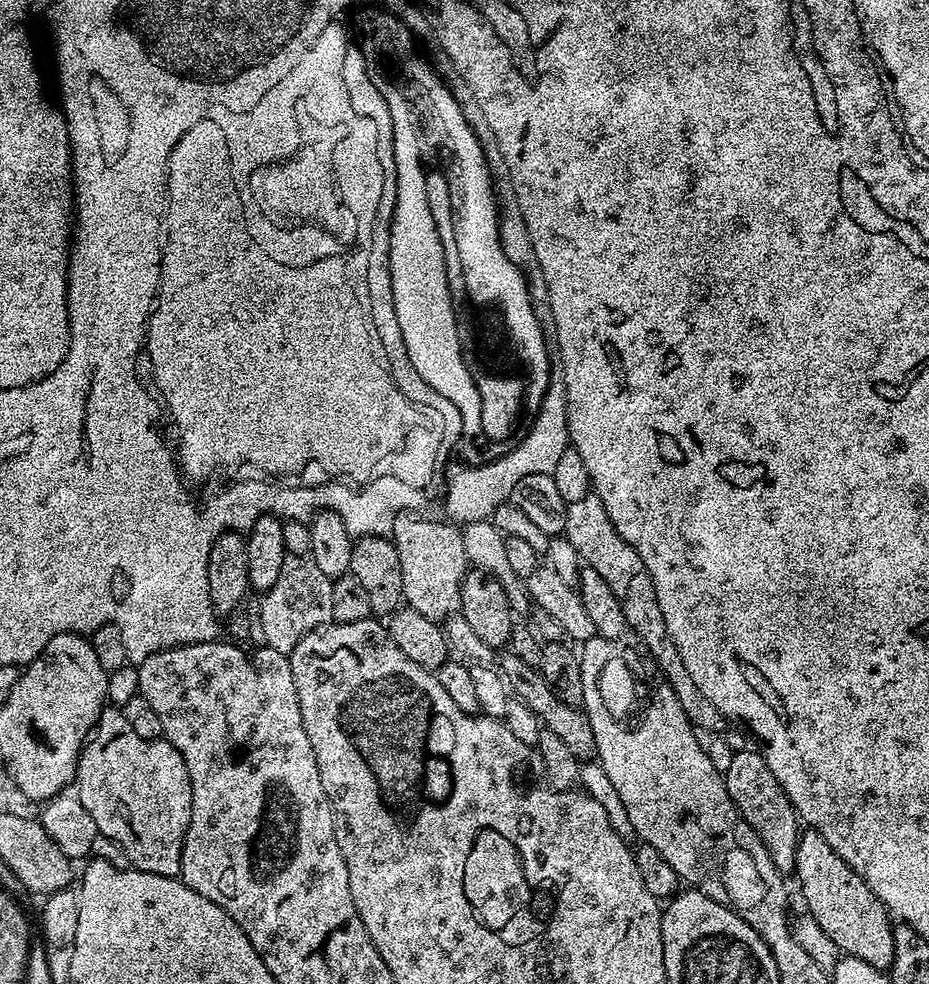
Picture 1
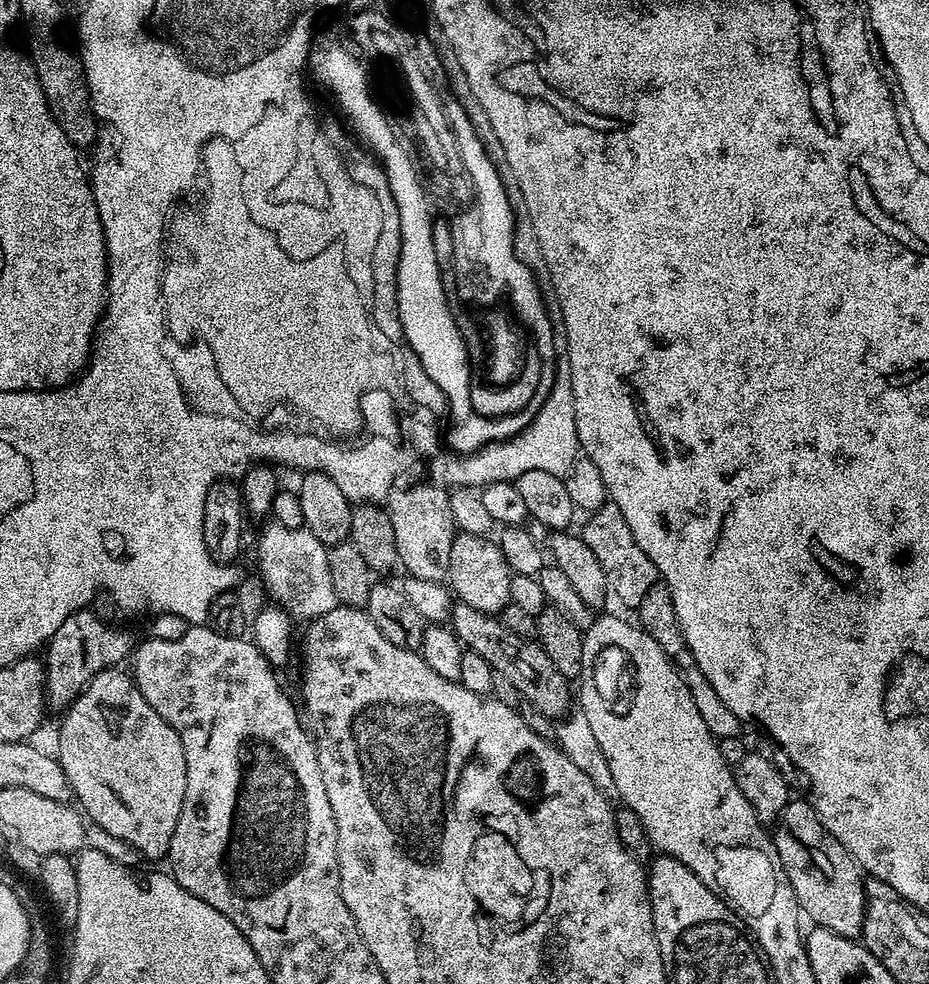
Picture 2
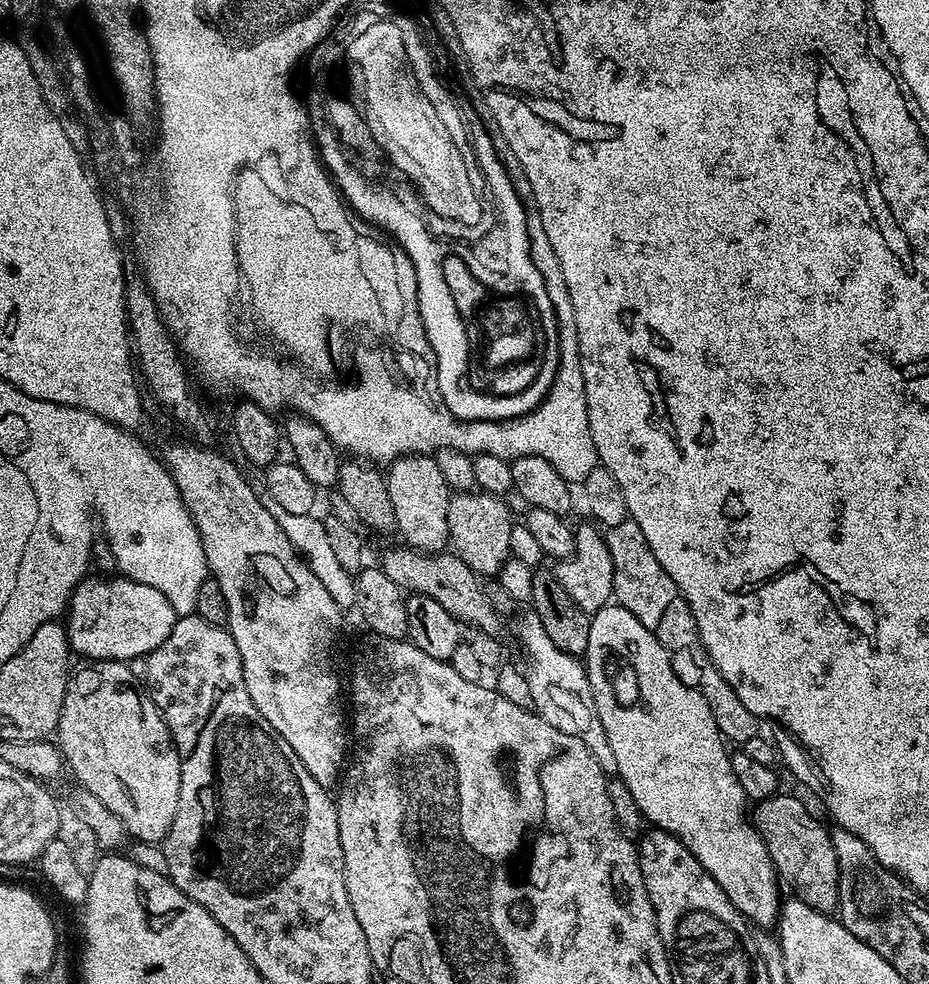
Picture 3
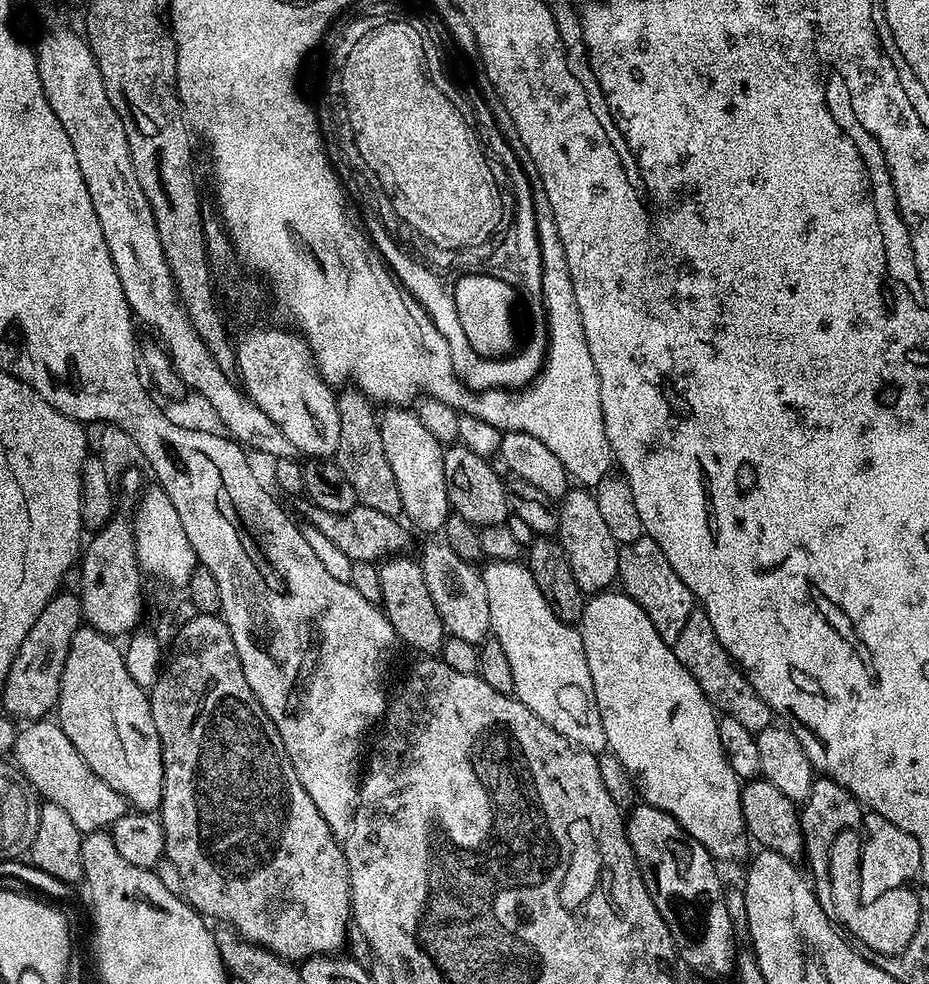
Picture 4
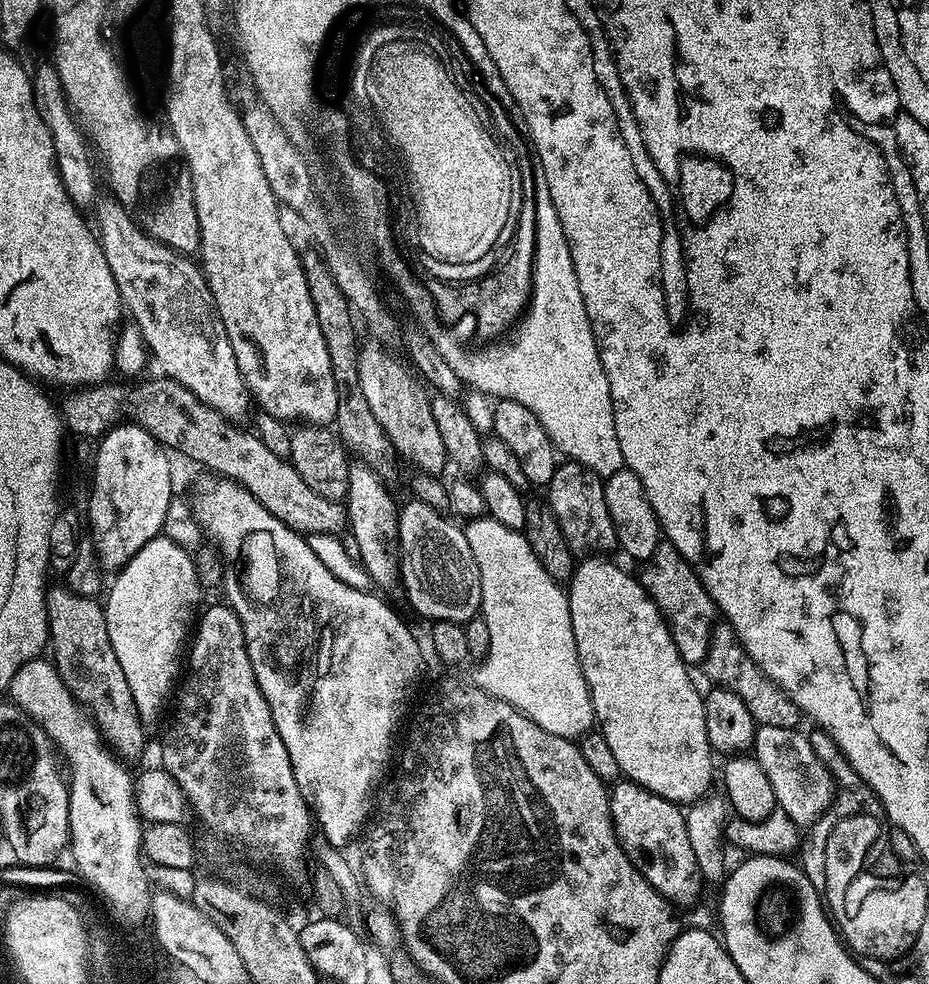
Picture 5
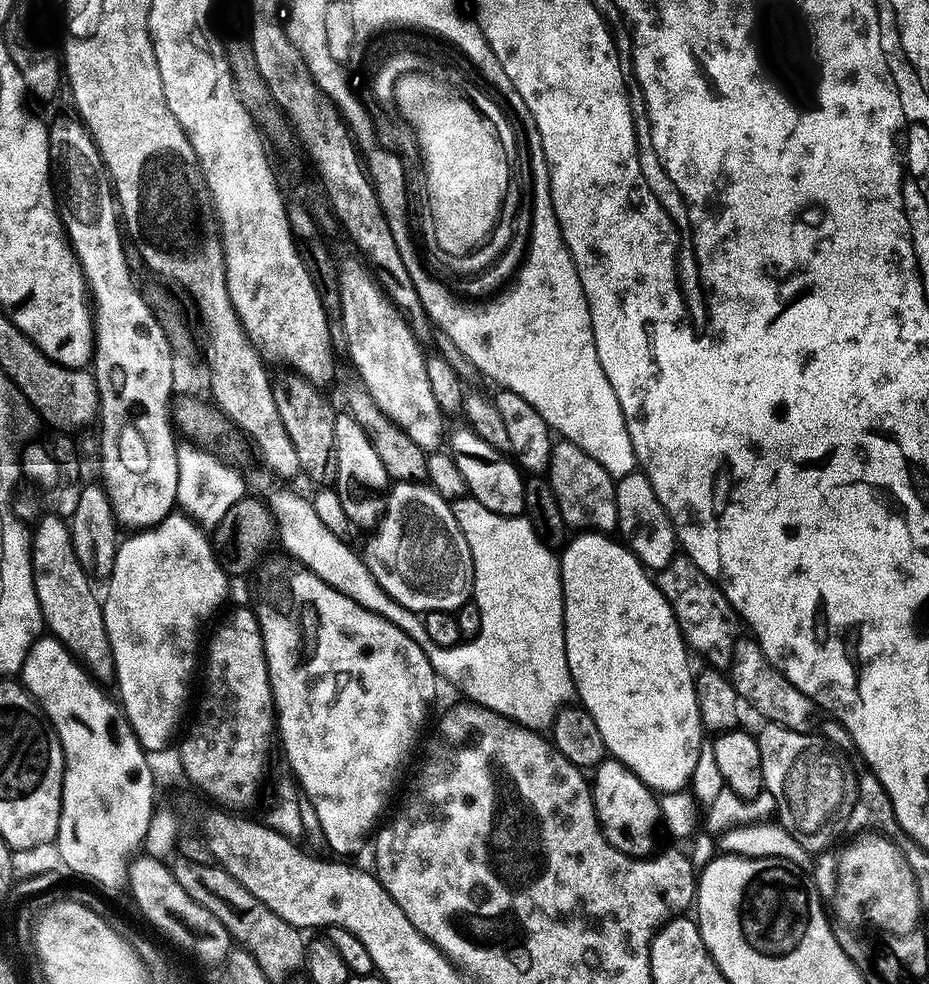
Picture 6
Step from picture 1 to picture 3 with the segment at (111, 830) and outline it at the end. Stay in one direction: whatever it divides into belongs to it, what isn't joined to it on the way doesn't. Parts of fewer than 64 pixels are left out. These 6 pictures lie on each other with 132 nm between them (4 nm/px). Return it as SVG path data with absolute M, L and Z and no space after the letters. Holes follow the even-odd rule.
M94 660L81 665L68 677L62 718L54 733L60 755L70 772L72 768L76 775L75 783L94 794L98 802L102 802L102 806L107 806L113 814L118 814L133 841L160 844L170 826L174 826L174 814L178 814L178 794L182 790L182 766L176 743L172 741L162 714L125 661Z

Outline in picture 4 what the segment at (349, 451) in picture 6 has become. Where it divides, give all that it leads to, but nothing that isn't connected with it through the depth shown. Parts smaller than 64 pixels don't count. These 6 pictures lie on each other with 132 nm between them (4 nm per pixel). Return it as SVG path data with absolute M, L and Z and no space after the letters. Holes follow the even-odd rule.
M396 554L391 558L385 559L379 565L379 573L381 582L379 603L384 609L385 616L388 617L390 626L394 626L397 641L403 642L405 640L410 647L417 648L420 654L439 653L446 639L446 629L442 618L438 614L438 606L434 606L434 598L430 598L430 590L426 590L426 582L419 563L413 557L411 560L408 554Z

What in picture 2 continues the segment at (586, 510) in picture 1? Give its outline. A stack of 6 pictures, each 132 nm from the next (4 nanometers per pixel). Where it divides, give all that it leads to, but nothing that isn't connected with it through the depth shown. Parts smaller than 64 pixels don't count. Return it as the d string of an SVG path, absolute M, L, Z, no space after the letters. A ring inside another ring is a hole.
M605 502L596 512L587 517L588 520L582 529L582 535L586 546L594 550L598 562L608 579L608 587L613 597L617 596L626 607L632 610L639 609L642 598L646 598L646 590L658 582L656 567L638 542L634 542L634 534L630 534L630 526L626 526L626 518L618 510L618 506L611 502Z

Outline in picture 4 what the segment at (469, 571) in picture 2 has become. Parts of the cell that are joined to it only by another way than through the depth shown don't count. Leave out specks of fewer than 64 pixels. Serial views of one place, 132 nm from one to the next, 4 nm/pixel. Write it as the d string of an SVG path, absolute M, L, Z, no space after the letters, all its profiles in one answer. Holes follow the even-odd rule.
M453 442L444 449L448 507L477 529L505 523L510 515L505 481L500 481L499 474L488 464L491 463L485 457L474 454L465 444Z

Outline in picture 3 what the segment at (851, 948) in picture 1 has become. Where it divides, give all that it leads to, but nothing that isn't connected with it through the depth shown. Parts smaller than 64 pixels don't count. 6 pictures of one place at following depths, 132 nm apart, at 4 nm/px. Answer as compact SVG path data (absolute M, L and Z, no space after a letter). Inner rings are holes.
M777 794L755 805L750 819L759 832L777 873L793 888L795 899L825 914L837 911L840 902L840 863L832 836L796 796Z

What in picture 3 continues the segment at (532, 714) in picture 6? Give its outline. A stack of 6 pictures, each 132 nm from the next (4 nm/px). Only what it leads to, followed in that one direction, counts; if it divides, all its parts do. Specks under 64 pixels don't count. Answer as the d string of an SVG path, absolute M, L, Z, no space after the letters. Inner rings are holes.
M525 610L516 624L516 632L520 635L520 644L528 655L526 675L530 684L531 697L534 698L535 713L541 716L550 726L562 730L562 734L570 734L594 754L594 762L602 766L605 776L616 776L618 762L614 762L614 749L610 747L610 741L606 739L606 730L602 730L602 718L598 718L598 710L594 706L594 694L590 690L590 678L588 670L579 659L566 650L558 650L550 637L546 635L546 629L538 614L531 610Z

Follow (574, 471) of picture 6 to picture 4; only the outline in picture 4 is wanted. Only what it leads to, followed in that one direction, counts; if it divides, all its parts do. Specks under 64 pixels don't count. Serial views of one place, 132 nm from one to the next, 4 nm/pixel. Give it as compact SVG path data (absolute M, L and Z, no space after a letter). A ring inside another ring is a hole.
M572 486L568 493L558 504L558 526L555 535L560 541L562 550L570 562L570 570L574 570L574 582L586 594L609 591L618 580L618 558L620 557L621 545L617 544L614 534L610 534L601 512L598 511L598 502L595 495L587 487Z

